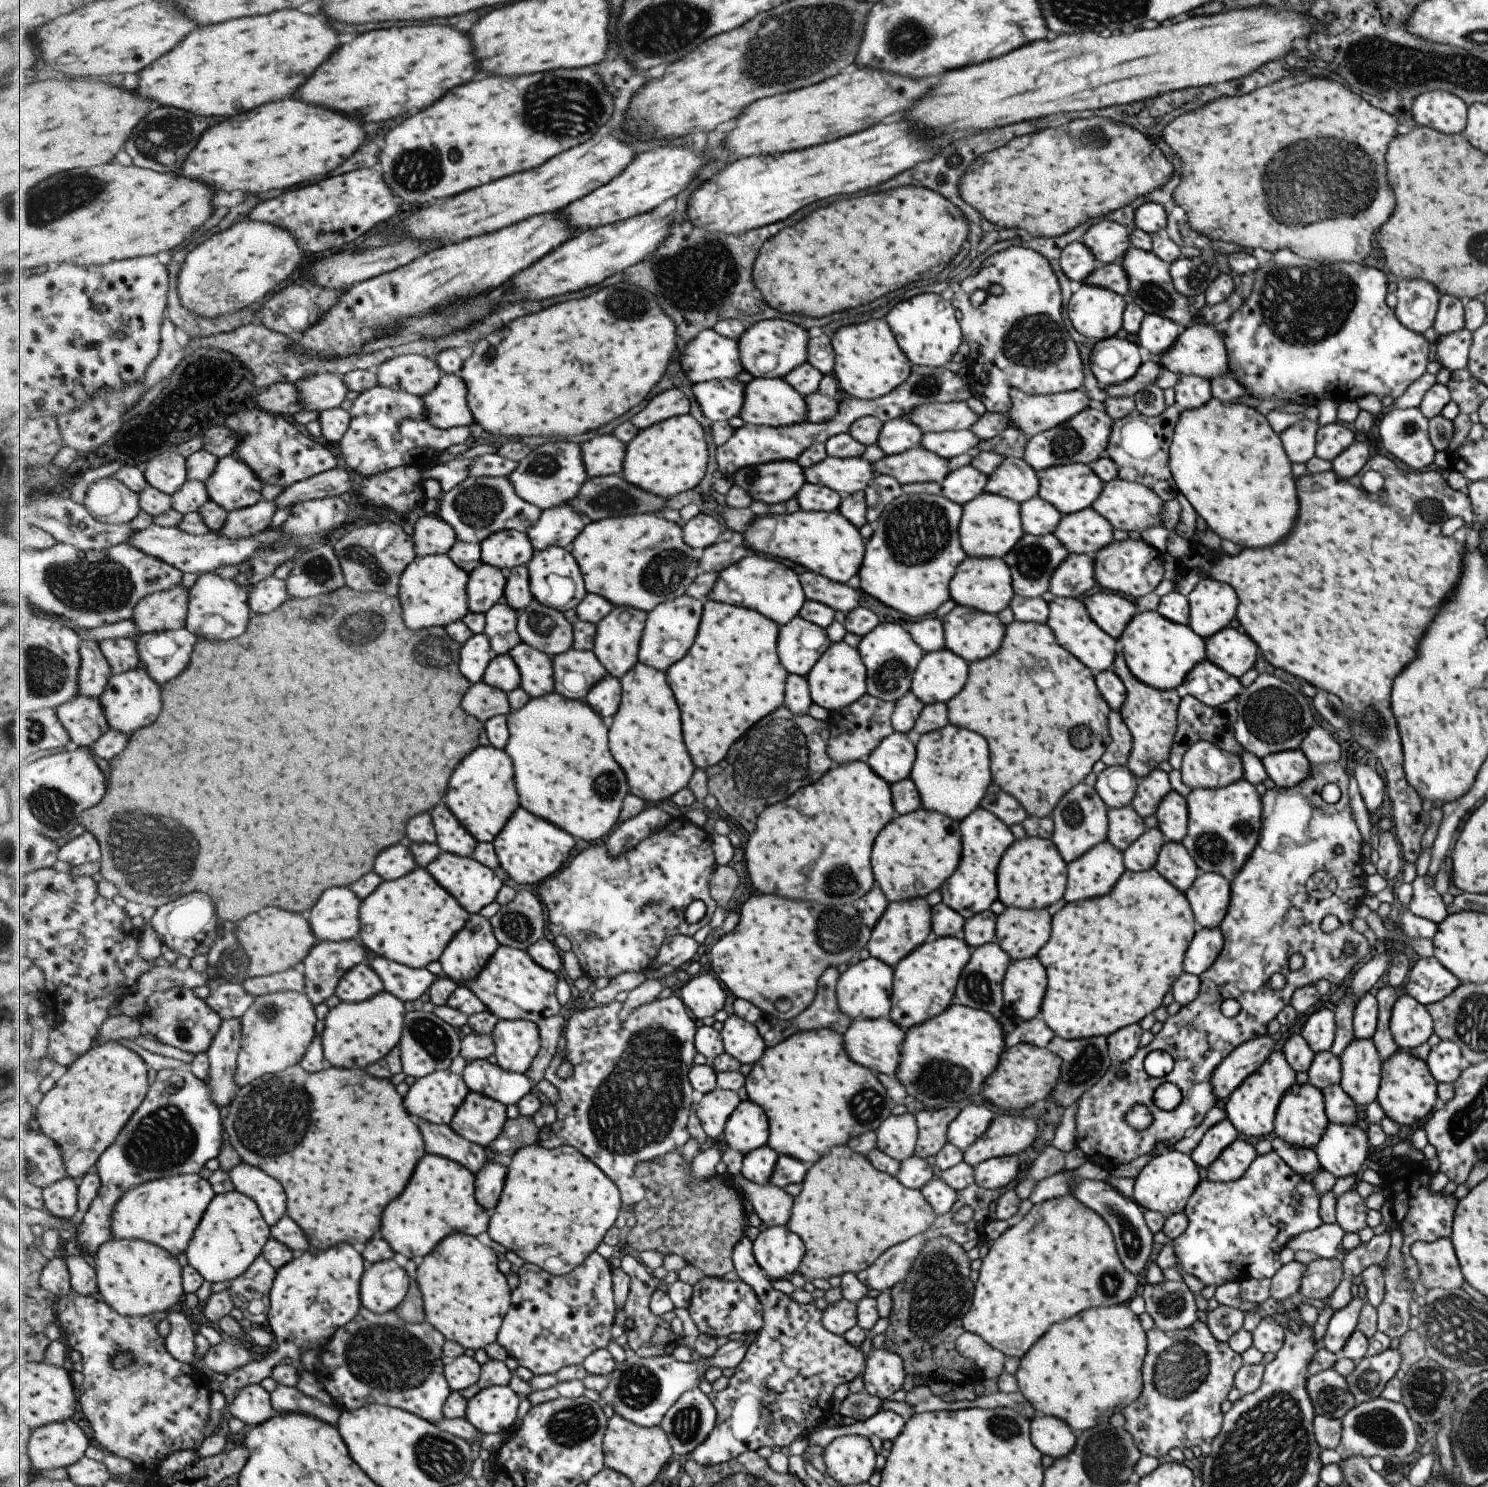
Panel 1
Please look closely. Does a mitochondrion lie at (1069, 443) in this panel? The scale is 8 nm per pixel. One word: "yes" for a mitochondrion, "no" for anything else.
yes

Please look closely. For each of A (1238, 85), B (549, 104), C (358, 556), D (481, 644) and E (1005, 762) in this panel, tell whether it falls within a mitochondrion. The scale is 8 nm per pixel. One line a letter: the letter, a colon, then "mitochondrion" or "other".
A: other
B: mitochondrion
C: mitochondrion
D: other
E: other

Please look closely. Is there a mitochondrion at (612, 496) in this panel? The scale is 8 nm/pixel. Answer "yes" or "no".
yes

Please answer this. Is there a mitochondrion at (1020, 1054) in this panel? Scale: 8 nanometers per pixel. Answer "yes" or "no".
no

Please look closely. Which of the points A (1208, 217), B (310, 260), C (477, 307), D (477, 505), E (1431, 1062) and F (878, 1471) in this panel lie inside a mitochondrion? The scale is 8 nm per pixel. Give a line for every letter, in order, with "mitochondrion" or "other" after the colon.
A: other
B: other
C: mitochondrion
D: mitochondrion
E: other
F: other

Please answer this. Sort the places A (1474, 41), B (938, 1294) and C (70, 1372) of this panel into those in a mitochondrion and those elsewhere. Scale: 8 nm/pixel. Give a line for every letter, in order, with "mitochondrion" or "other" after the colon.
A: mitochondrion
B: mitochondrion
C: other

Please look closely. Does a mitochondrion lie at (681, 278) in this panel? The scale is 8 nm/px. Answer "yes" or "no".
yes

